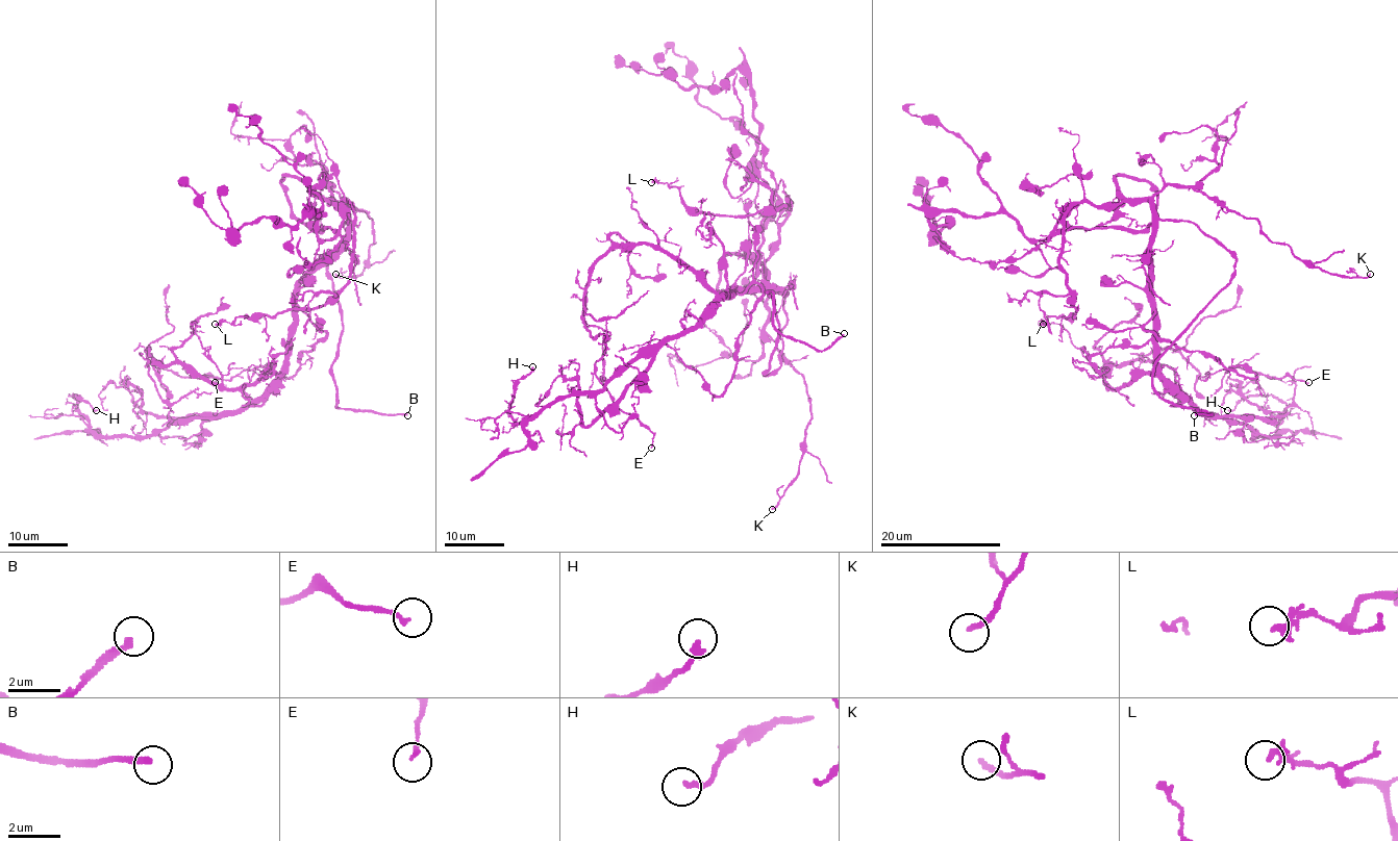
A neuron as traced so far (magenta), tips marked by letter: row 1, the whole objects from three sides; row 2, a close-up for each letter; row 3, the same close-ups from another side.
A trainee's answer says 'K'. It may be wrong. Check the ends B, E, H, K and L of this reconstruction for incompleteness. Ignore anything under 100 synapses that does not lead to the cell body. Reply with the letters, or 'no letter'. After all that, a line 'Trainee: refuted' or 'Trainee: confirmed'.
B
Trainee: refuted

